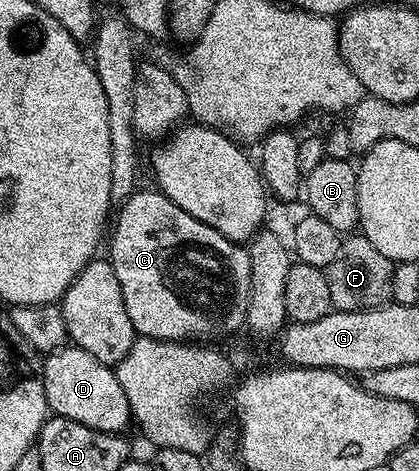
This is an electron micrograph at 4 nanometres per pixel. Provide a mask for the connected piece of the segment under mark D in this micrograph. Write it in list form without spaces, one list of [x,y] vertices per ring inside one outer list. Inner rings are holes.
[[[65,347],[43,358],[42,380],[48,408],[55,416],[82,423],[99,433],[125,432],[124,428],[133,420],[130,403],[123,393],[122,384],[109,366],[98,363],[94,355],[75,347]]]

